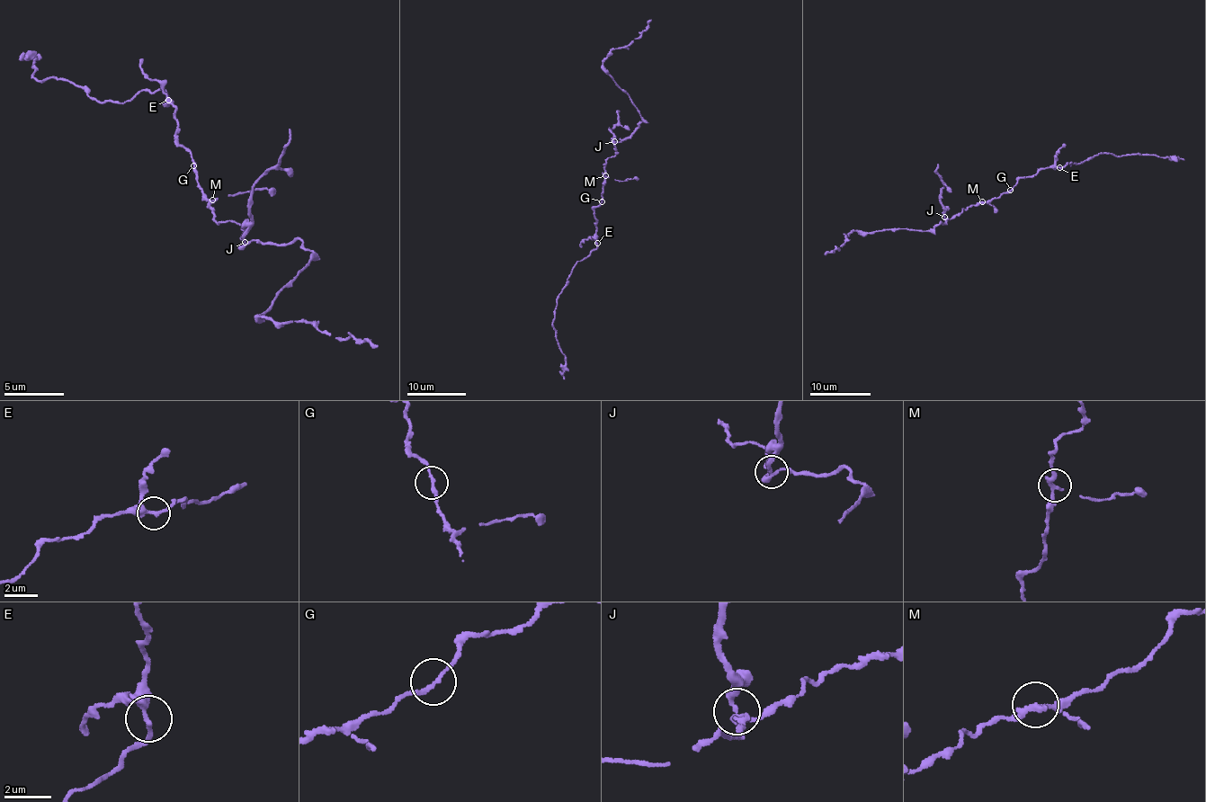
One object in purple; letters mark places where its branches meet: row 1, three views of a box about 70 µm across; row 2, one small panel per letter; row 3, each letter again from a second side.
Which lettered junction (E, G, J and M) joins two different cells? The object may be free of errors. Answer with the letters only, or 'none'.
J

